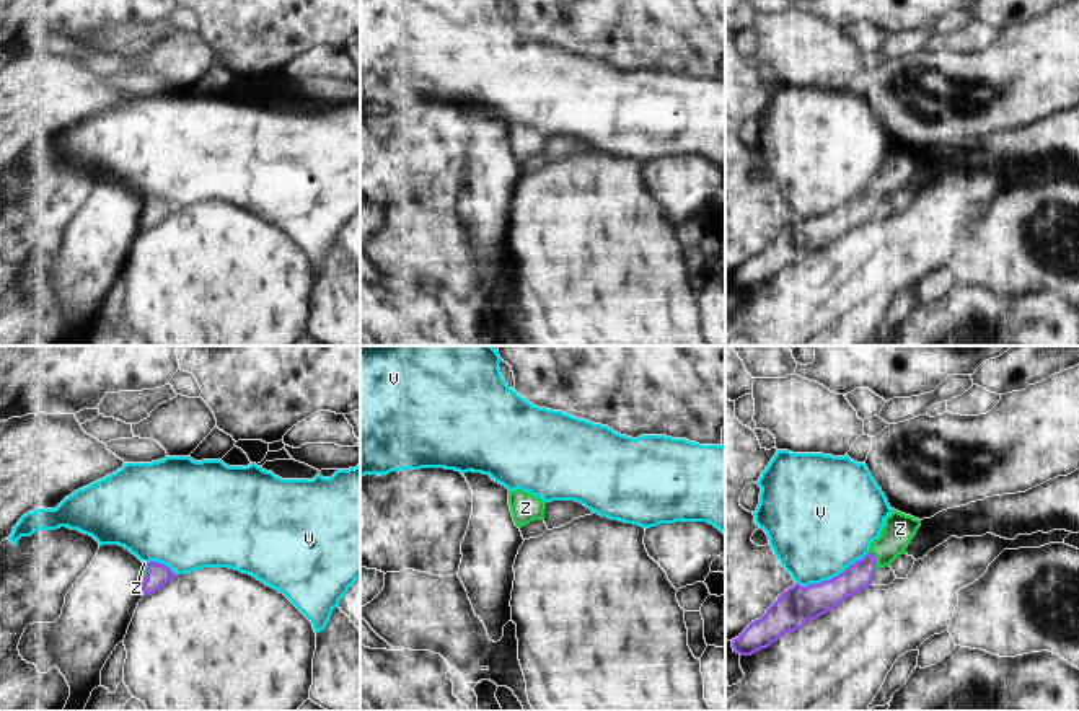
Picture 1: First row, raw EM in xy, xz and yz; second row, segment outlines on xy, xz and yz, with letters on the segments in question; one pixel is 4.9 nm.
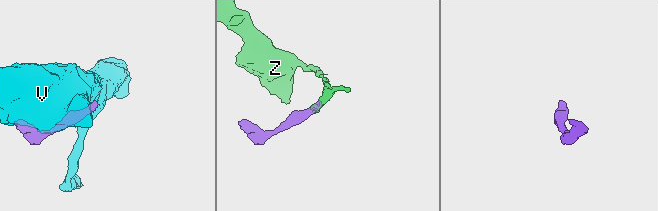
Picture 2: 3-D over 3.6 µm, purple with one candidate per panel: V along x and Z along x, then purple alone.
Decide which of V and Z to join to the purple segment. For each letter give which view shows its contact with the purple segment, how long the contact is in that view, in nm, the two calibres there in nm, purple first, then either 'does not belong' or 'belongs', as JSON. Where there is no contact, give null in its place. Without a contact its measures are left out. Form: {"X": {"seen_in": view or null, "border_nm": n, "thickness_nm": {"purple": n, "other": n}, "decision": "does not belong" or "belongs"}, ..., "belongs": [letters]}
{"V": {"seen_in": "yz", "border_nm": 240, "thickness_nm": {"purple": 190, "other": 460}, "decision": "does not belong"}, "Z": {"seen_in": "yz", "border_nm": 150, "thickness_nm": {"purple": 140, "other": 160}, "decision": "belongs"}, "belongs": ["Z"]}

